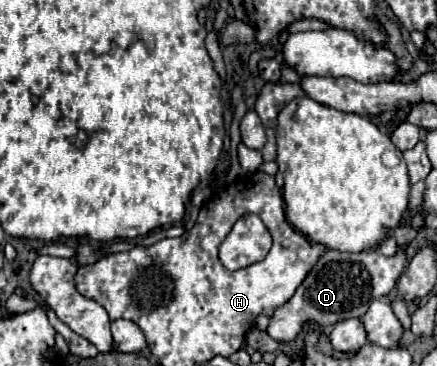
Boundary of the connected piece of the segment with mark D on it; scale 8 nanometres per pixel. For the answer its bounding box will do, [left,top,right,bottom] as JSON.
[266,242,410,342]

